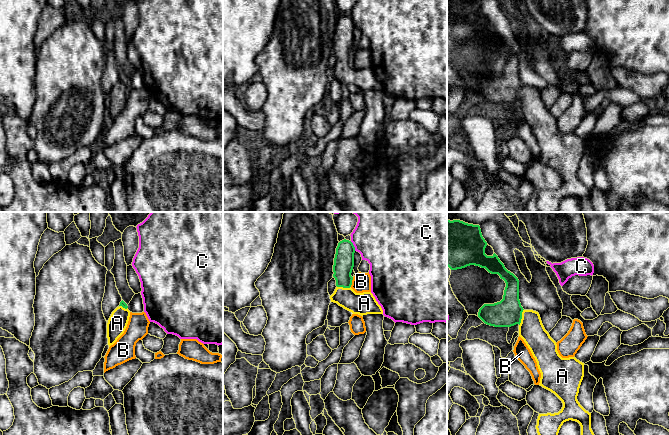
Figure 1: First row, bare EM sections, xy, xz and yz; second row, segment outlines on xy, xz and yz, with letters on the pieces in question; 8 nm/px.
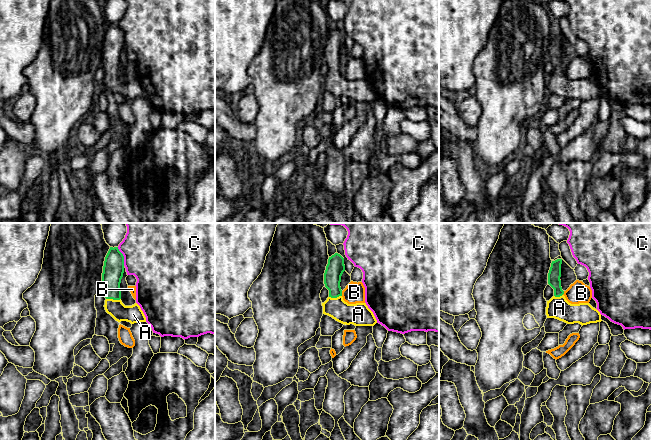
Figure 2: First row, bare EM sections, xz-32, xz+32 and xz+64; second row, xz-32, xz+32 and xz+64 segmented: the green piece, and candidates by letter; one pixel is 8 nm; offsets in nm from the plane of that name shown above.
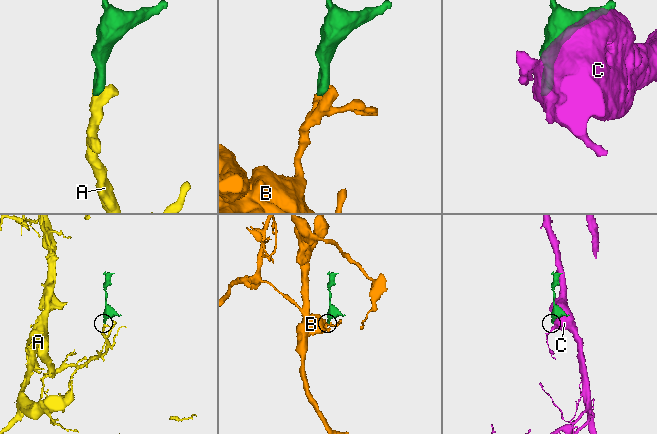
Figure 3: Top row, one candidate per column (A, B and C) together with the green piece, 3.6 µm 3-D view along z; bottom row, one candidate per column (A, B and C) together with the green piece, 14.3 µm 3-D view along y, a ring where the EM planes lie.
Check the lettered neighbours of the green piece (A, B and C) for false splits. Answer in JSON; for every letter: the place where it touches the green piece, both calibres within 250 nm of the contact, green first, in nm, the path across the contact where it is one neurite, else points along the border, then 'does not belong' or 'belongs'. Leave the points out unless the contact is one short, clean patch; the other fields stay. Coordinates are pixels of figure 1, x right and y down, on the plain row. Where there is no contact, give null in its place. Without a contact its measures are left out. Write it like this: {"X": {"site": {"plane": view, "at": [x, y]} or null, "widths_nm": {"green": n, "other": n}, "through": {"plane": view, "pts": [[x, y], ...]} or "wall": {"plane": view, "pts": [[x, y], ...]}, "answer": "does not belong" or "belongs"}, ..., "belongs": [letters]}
{"A": {"site": {"plane": "yz", "at": [521, 93]}, "widths_nm": {"green": 220, "other": 200}, "through": {"plane": "yz", "pts": [[508, 88], [521, 93], [530, 102], [531, 106]]}, "answer": "belongs"}, "B": {"site": {"plane": "xz", "at": [351, 58]}, "widths_nm": {"green": 160, "other": 150}, "wall": {"plane": "xz", "pts": [[353, 53], [350, 62]]}, "answer": "does not belong"}, "C": {"site": {"plane": "xz", "at": [353, 22]}, "widths_nm": {"green": 160, "other": 360}, "answer": "does not belong"}, "belongs": ["A"]}

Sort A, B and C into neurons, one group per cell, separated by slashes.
A / B / C

